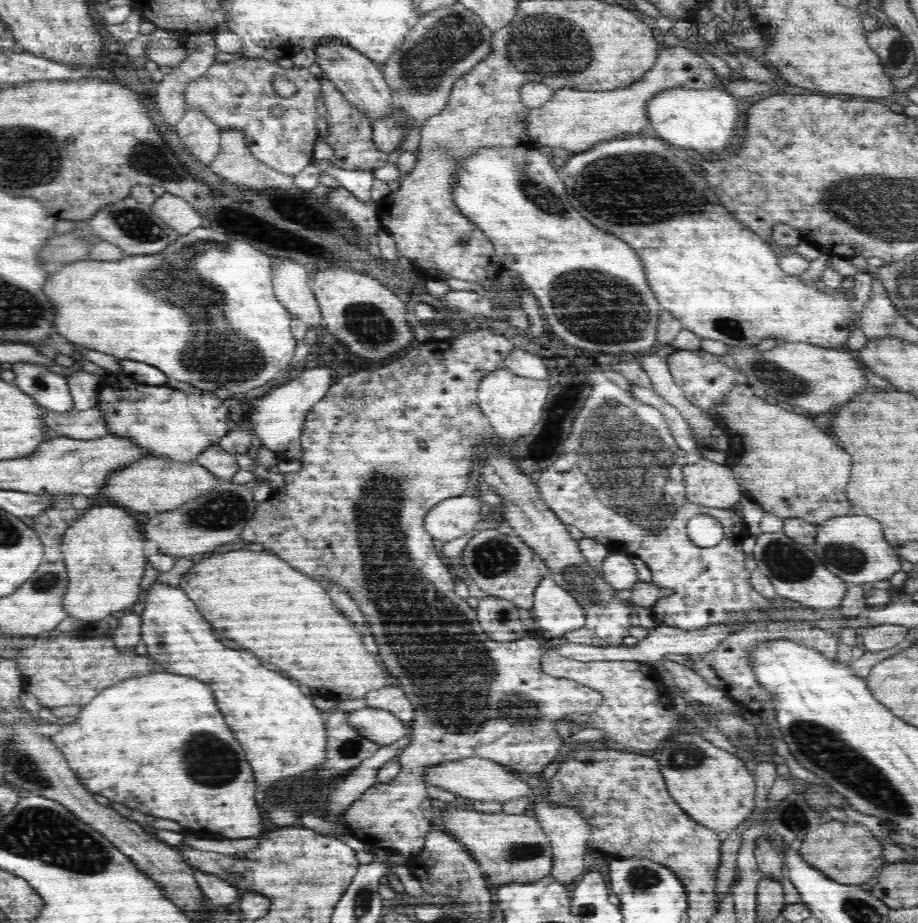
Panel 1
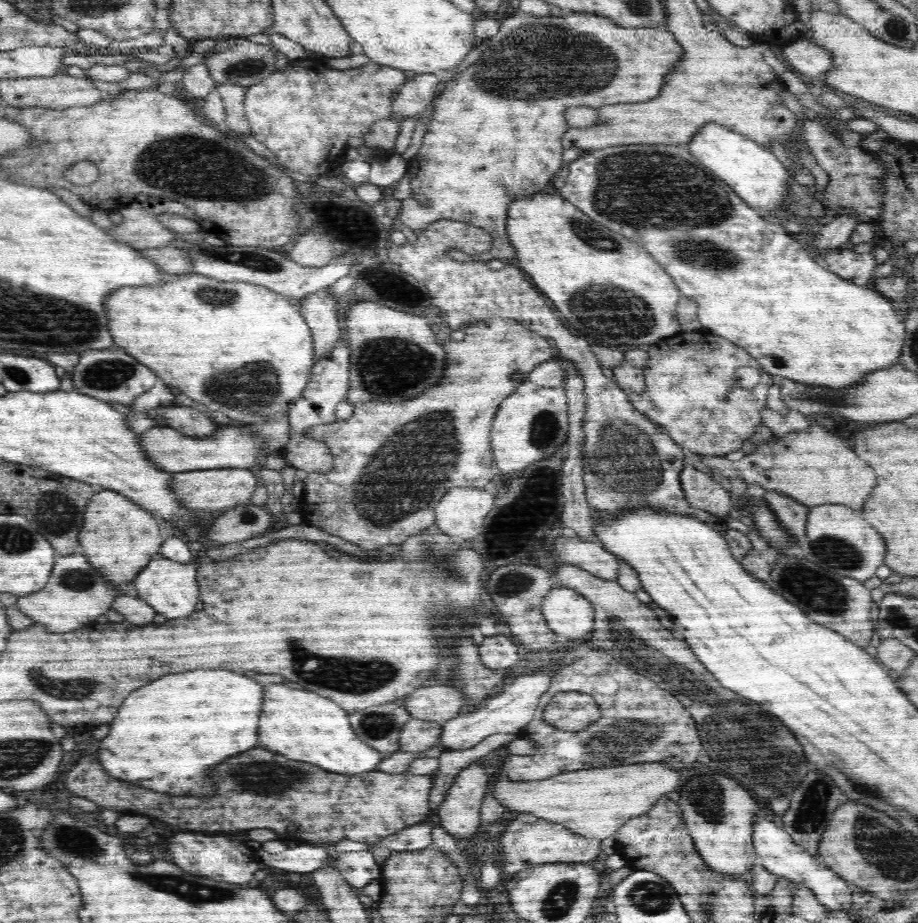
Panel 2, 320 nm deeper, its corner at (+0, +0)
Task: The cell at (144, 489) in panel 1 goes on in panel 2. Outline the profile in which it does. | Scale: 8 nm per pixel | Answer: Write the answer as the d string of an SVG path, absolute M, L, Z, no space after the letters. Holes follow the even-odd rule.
M210 469L172 473L172 491L180 498L180 503L196 512L208 514L212 511L226 511L238 505L250 503L256 490L258 475L250 469ZM192 492L192 494L190 494ZM196 492L196 494L194 494Z

